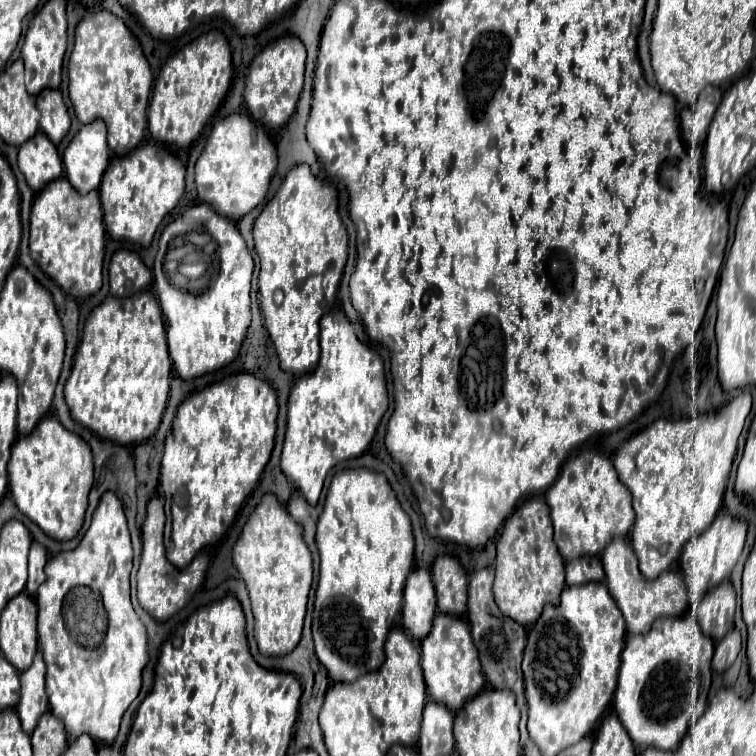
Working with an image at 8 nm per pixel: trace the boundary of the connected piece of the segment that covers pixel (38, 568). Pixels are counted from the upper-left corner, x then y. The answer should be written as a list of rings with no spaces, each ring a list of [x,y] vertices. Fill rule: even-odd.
[[[32,544],[30,546],[30,560],[28,560],[28,584],[26,584],[26,592],[28,594],[36,594],[38,586],[46,580],[46,574],[44,574],[44,566],[46,566],[46,560],[48,560],[48,554],[46,554],[46,548],[42,548],[40,544]]]

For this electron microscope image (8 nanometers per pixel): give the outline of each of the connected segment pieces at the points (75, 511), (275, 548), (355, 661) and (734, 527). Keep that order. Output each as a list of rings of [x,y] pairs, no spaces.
[[[48,414],[30,436],[20,436],[12,446],[8,462],[8,484],[18,508],[36,522],[48,536],[70,540],[78,534],[88,506],[88,492],[94,482],[90,446],[74,432],[58,424],[58,416]]]
[[[264,494],[250,514],[232,548],[232,560],[250,592],[256,620],[254,634],[260,652],[268,656],[292,652],[302,636],[312,586],[312,554],[304,542],[304,528],[286,512],[274,494]]]
[[[350,468],[334,474],[324,512],[318,520],[316,546],[320,552],[320,580],[312,622],[316,656],[328,668],[334,682],[356,680],[360,674],[378,670],[384,662],[384,642],[402,608],[404,582],[414,562],[410,518],[396,500],[384,474],[368,468]]]
[[[722,508],[718,512],[718,516],[714,518],[714,522],[710,524],[710,528],[706,528],[706,532],[702,532],[702,536],[690,540],[684,546],[680,566],[682,566],[682,572],[686,572],[686,582],[688,582],[692,604],[696,604],[708,590],[716,588],[724,578],[730,576],[730,572],[732,572],[734,564],[738,562],[742,548],[744,548],[746,528],[748,528],[748,524],[744,520],[734,518],[726,508]]]

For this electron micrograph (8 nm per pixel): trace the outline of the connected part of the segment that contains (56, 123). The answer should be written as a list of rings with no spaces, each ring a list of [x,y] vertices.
[[[46,88],[36,96],[36,108],[40,110],[40,130],[58,144],[70,128],[70,116],[62,100],[62,92],[56,88]]]

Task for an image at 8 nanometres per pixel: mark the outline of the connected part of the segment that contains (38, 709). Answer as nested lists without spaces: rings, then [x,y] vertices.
[[[38,650],[32,666],[20,674],[22,692],[20,692],[16,714],[20,718],[24,732],[28,734],[36,728],[38,718],[48,710],[48,696],[44,692],[44,676],[46,676],[46,664],[44,664],[42,652]]]

